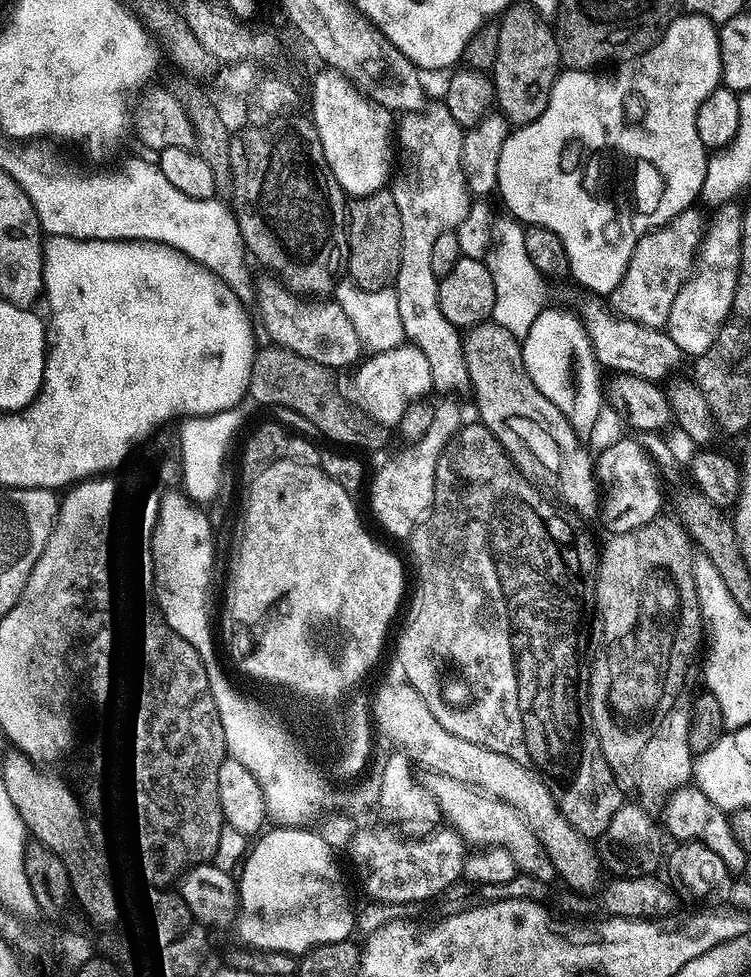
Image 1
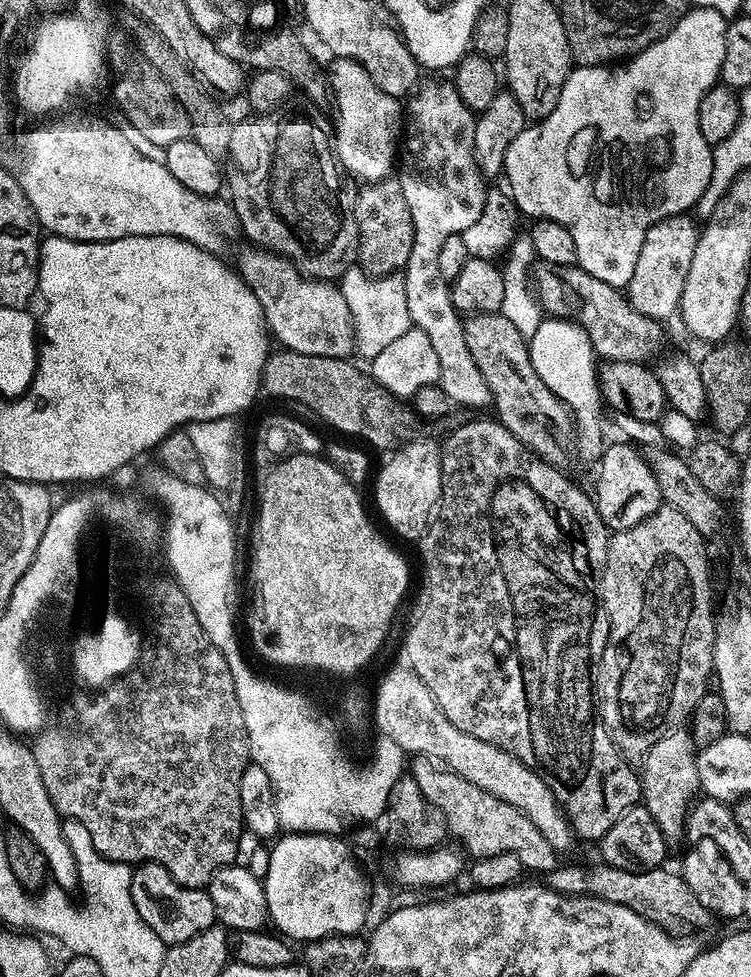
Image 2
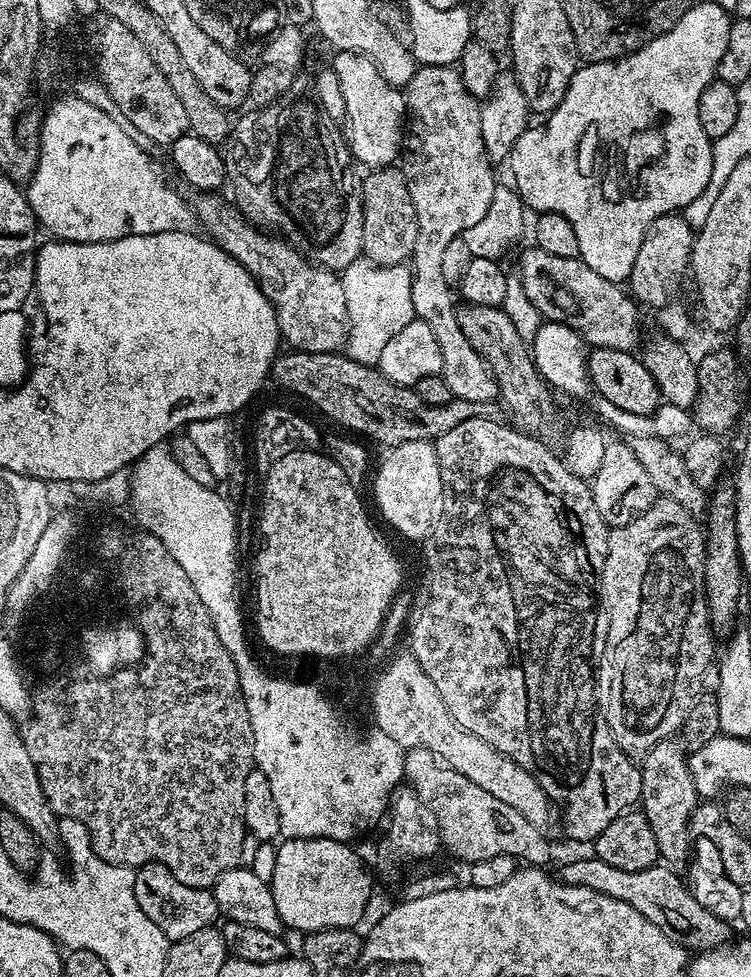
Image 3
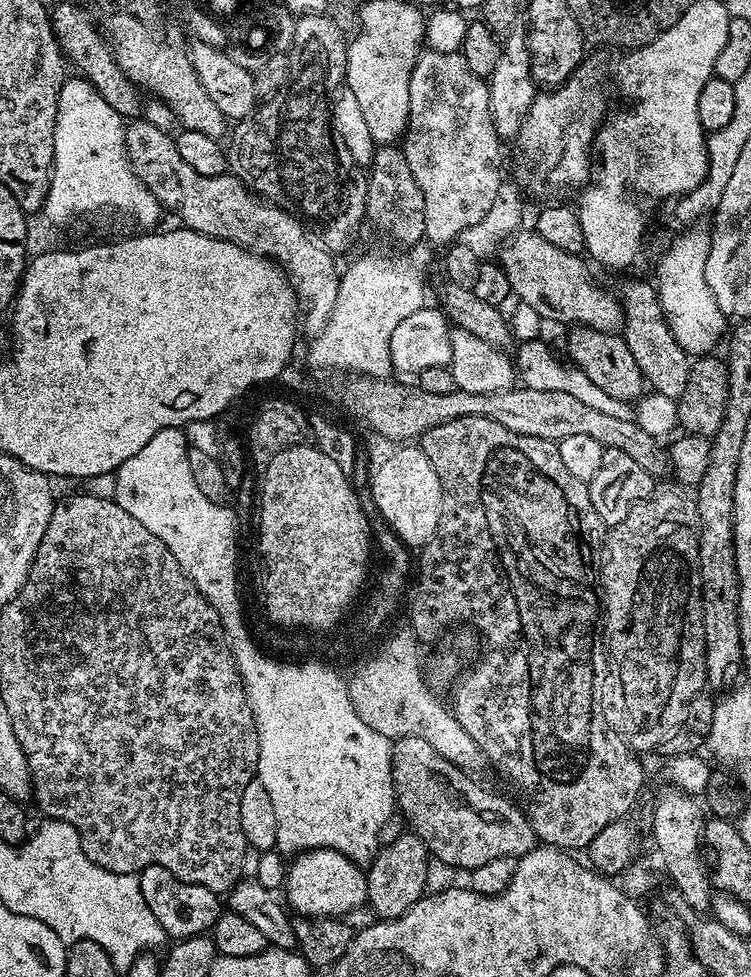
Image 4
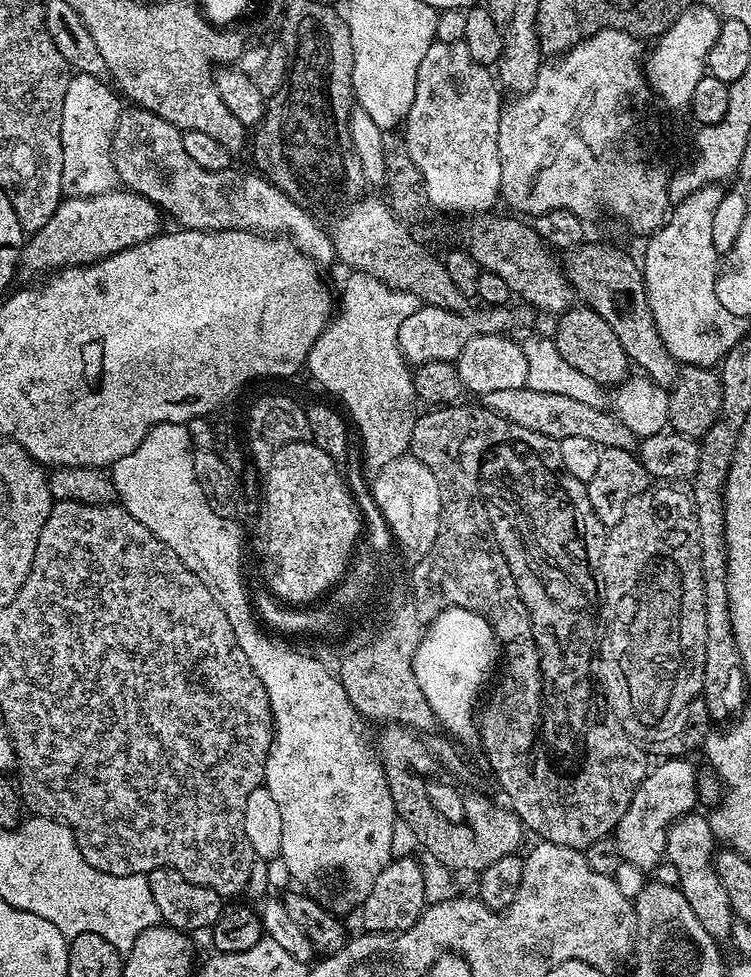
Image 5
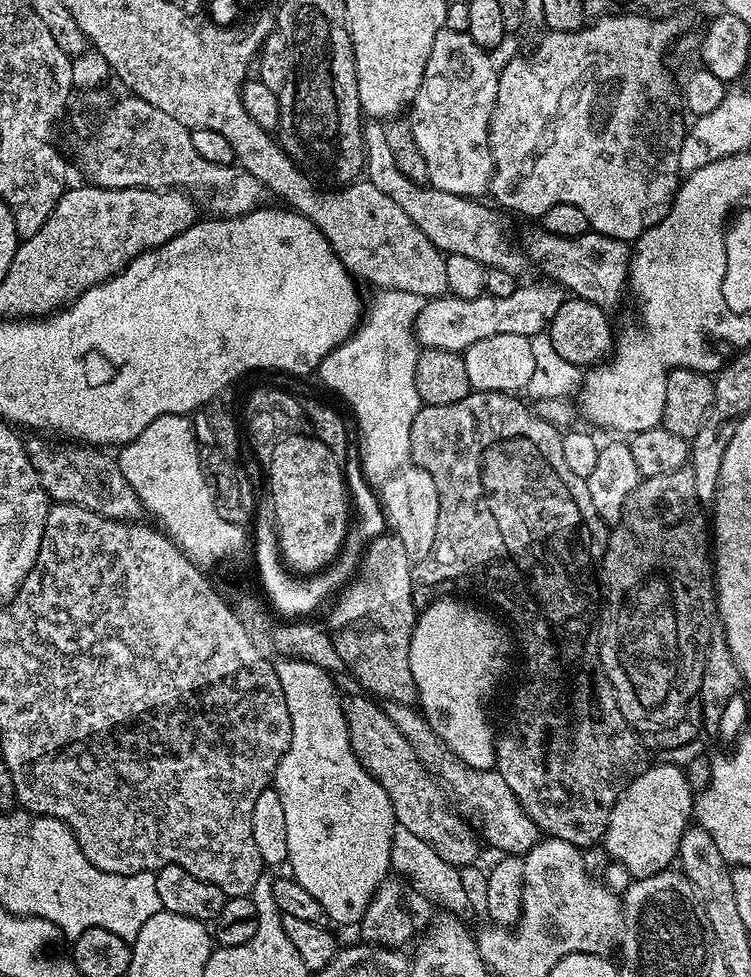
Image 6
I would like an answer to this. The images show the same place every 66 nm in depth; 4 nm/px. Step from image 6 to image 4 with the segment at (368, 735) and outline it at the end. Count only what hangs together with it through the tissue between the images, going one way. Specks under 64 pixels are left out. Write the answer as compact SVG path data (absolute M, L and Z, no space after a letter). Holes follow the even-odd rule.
M402 736L392 746L392 781L396 787L396 807L399 815L408 819L407 826L427 845L429 853L436 856L444 864L452 868L471 870L478 866L486 866L486 862L494 862L494 858L503 856L524 856L532 848L537 847L538 839L531 828L531 822L523 811L520 812L508 800L503 800L496 792L483 788L471 780L469 773L456 768L426 738L410 738Z

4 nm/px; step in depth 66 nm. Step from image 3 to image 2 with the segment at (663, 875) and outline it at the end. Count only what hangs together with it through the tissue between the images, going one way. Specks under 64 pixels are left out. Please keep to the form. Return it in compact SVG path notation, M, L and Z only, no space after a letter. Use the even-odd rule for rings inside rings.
M603 862L597 863L597 868L583 869L580 866L558 866L553 872L547 873L546 884L553 892L570 896L596 896L606 902L614 902L618 906L626 906L634 910L642 918L652 924L668 926L671 920L681 920L684 924L700 924L706 919L702 902L694 898L690 886L686 886L679 871L667 872L667 867L661 866L645 872L627 872Z

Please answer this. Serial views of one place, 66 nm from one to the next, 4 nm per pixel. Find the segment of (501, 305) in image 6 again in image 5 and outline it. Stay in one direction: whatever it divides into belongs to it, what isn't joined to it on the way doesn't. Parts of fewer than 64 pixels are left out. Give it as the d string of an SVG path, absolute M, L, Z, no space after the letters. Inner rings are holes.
M421 306L414 314L410 314L410 318L406 318L406 322L402 322L402 326L398 330L398 346L402 350L405 360L409 365L419 366L430 362L431 360L451 360L455 361L456 357L466 346L466 342L470 342L470 338L477 334L508 334L511 328L516 324L516 316L511 312L508 306L488 306L471 320L468 314L464 312L451 312L445 308L434 308L431 306Z

